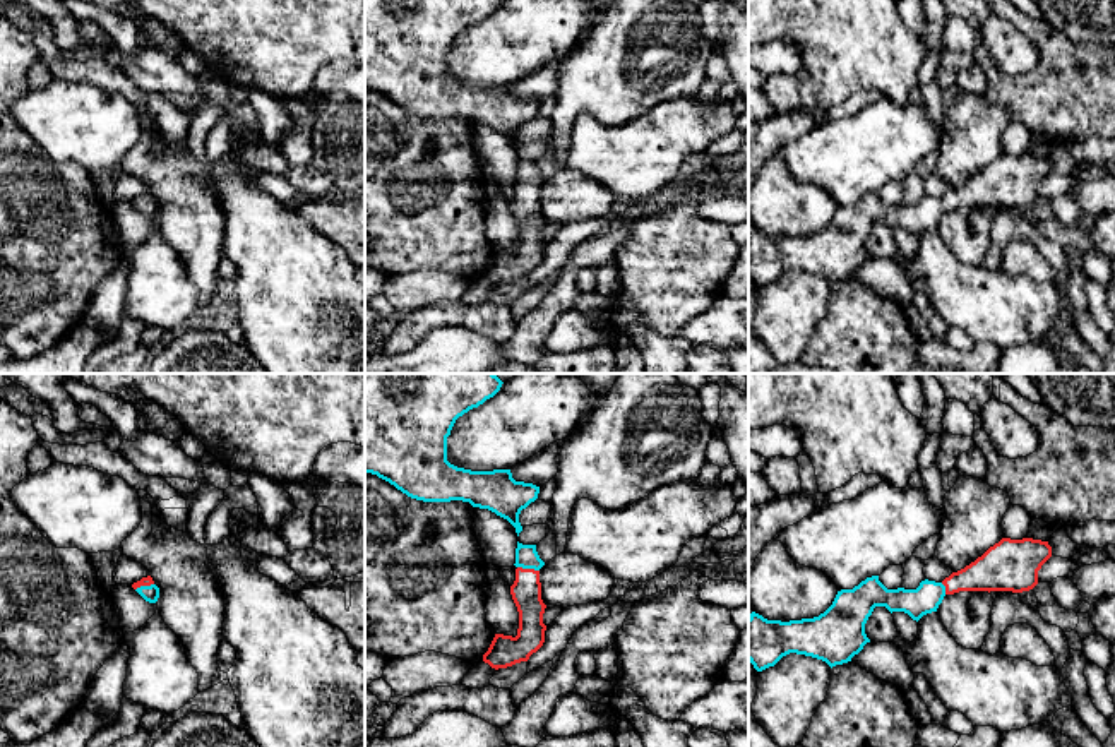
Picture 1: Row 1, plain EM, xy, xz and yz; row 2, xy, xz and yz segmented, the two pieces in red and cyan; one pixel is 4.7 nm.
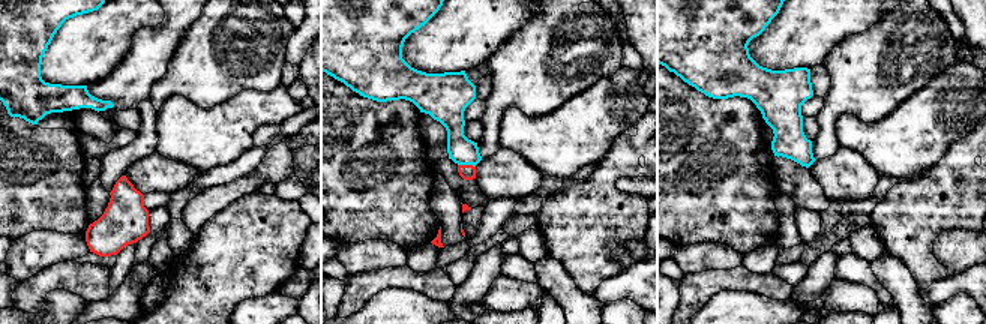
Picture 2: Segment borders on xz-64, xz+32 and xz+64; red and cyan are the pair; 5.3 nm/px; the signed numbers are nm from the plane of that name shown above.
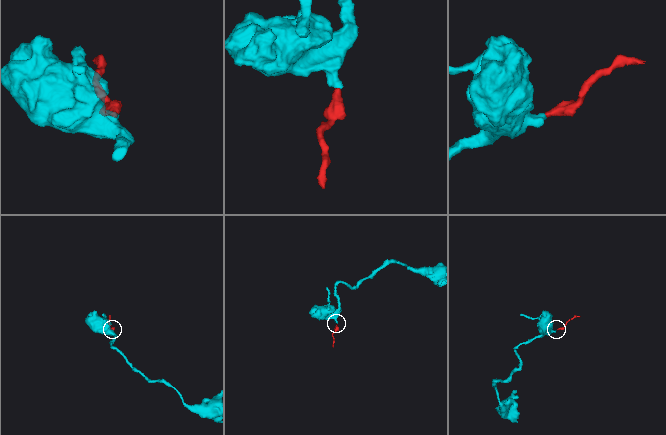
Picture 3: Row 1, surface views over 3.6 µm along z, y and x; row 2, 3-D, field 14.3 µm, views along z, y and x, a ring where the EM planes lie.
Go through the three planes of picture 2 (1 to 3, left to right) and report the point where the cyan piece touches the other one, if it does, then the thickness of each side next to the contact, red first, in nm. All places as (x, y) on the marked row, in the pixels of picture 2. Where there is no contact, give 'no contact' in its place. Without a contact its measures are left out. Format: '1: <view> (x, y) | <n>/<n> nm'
1: no contact
2: xz+32 (467, 165) | 80/150 nm
3: no contact

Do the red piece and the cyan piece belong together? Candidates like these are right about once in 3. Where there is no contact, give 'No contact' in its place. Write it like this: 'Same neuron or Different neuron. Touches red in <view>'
Same neuron. Touches red in xz

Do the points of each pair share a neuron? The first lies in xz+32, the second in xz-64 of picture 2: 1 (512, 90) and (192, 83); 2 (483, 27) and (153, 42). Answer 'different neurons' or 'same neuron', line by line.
1: same neuron
2: different neurons

